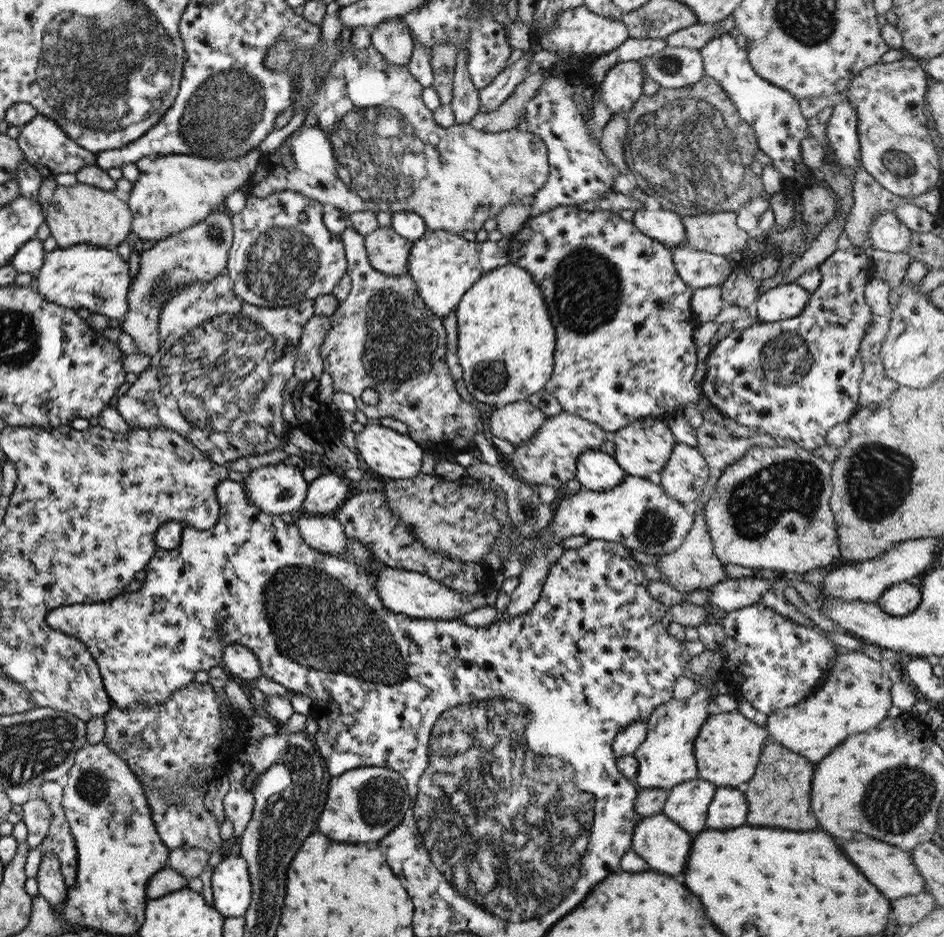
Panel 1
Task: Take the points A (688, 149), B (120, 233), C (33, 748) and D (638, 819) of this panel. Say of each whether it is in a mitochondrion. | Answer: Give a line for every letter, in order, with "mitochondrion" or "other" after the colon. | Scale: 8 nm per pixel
A: mitochondrion
B: other
C: mitochondrion
D: other

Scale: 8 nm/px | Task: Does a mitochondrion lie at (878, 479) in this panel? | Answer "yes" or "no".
yes

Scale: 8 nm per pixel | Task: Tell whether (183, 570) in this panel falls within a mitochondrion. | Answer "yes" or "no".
no

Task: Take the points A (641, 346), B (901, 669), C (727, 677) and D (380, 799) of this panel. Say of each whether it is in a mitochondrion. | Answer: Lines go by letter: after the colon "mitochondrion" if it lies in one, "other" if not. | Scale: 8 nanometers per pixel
A: other
B: other
C: other
D: mitochondrion

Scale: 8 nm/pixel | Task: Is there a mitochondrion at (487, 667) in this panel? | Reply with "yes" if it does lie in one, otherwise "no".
no

